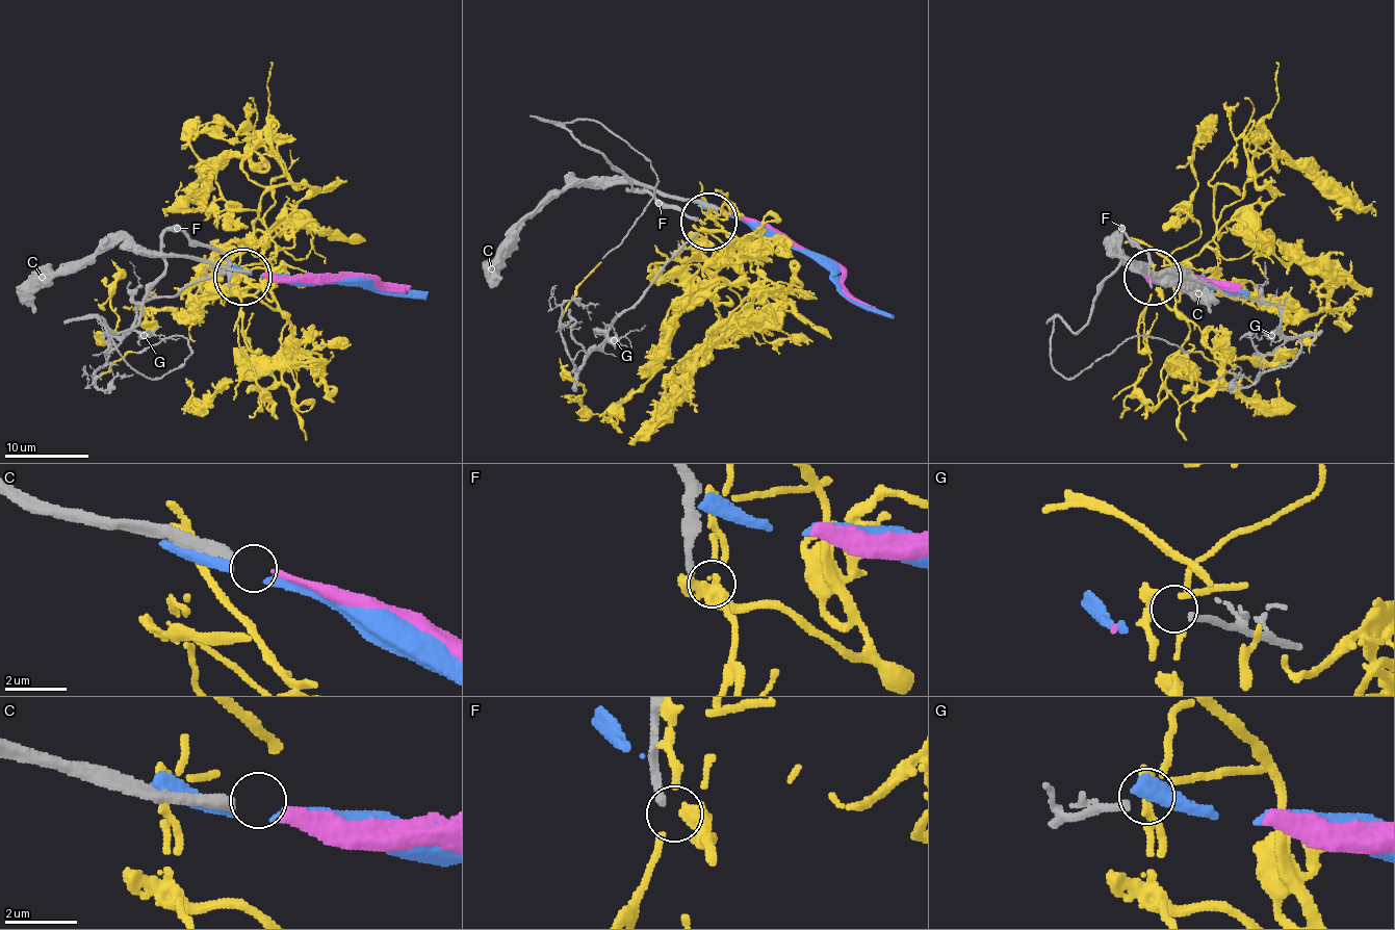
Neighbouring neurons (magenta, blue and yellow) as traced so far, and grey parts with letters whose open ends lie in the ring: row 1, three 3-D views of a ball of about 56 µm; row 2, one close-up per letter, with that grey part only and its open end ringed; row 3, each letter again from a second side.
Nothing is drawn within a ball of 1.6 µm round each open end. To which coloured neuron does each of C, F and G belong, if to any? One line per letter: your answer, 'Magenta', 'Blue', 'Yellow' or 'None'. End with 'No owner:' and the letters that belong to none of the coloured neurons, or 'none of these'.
C: Magenta
F: Yellow
G: None
No owner: G

